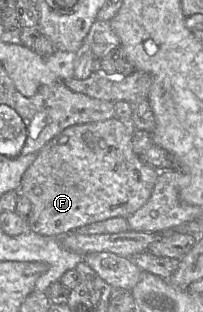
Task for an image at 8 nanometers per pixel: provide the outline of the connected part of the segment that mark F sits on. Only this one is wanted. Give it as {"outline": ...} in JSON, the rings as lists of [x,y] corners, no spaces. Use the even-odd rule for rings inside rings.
{"outline":[[[111,118],[109,120],[74,125],[66,128],[53,139],[51,139],[38,153],[36,160],[29,166],[24,172],[19,193],[26,196],[31,202],[31,212],[28,217],[28,229],[32,232],[49,237],[61,237],[76,230],[77,228],[104,221],[115,217],[127,218],[135,213],[142,206],[144,206],[151,197],[152,191],[158,179],[159,172],[153,167],[142,162],[133,151],[132,139],[130,134],[130,128],[128,125],[124,125],[119,119]]]}

